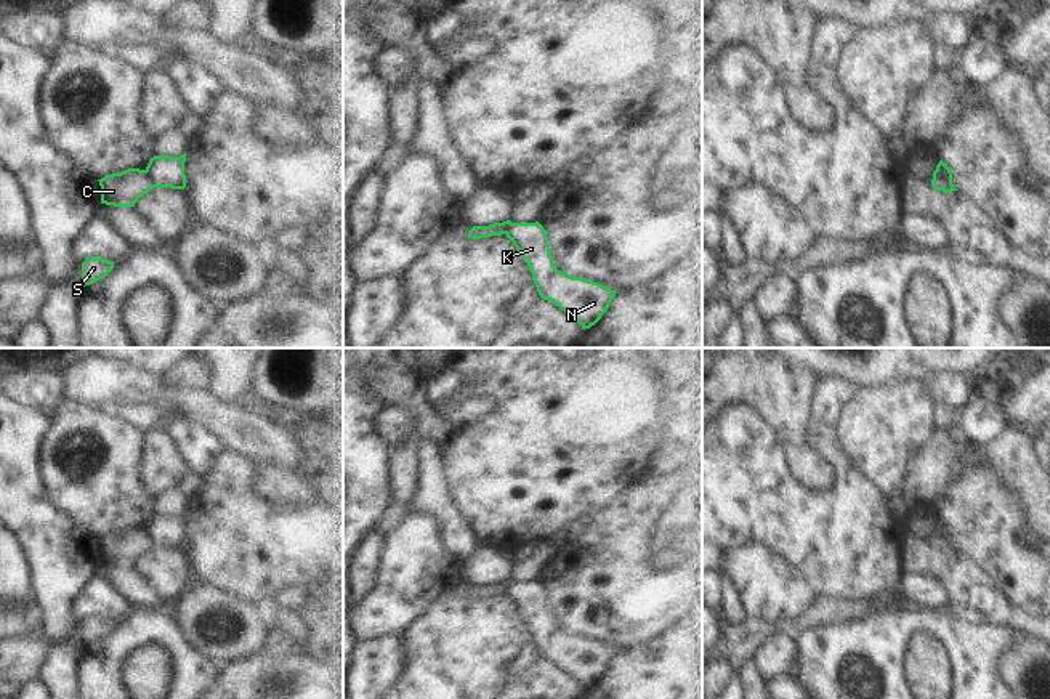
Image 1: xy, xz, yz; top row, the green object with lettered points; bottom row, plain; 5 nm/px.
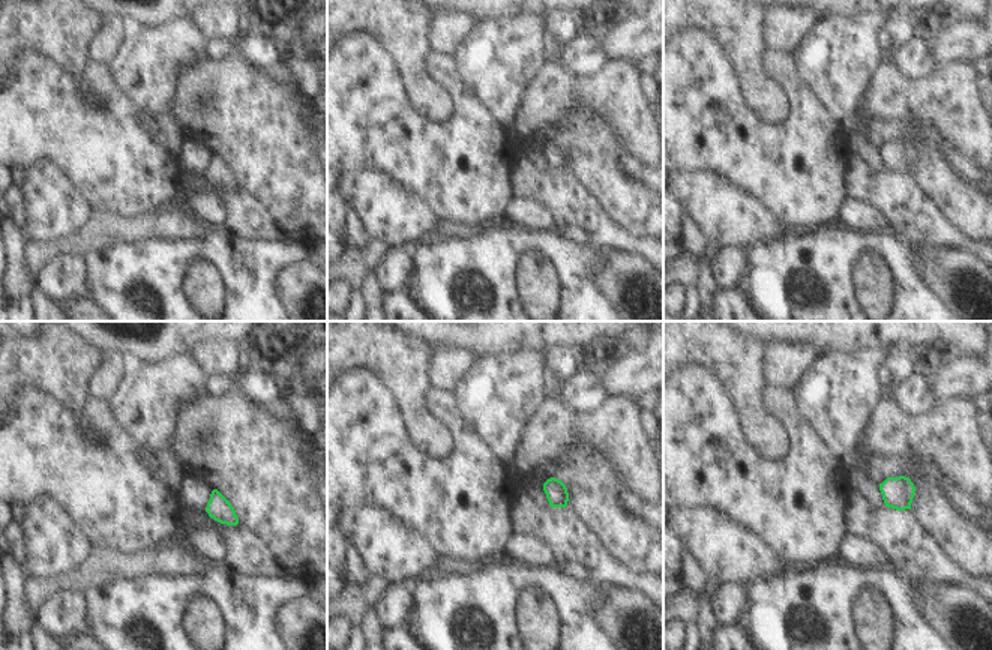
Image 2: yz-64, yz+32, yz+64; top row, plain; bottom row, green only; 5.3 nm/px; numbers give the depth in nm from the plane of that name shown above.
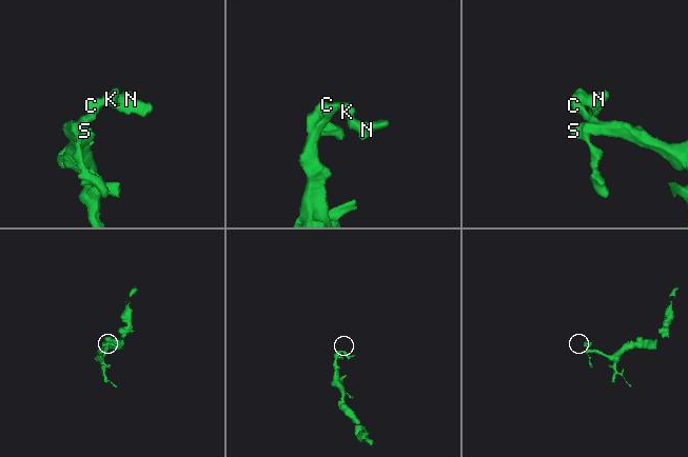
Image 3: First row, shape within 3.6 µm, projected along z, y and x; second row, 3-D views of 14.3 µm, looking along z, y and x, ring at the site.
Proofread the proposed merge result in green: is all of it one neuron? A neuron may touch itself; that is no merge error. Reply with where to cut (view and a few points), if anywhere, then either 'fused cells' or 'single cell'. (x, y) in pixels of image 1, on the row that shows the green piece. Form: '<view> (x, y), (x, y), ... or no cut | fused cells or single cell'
yz (935, 170), (951, 183) | fused cells

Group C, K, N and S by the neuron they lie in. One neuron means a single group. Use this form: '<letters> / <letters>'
C S / K N

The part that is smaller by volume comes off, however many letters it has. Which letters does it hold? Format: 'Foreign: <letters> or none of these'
Foreign: K, N

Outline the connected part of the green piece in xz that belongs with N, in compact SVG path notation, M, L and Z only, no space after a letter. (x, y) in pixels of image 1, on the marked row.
M539 221L511 223L505 234L527 263L540 298L550 300L571 314L584 330L601 319L616 292L598 282L558 271L553 266L547 231Z

